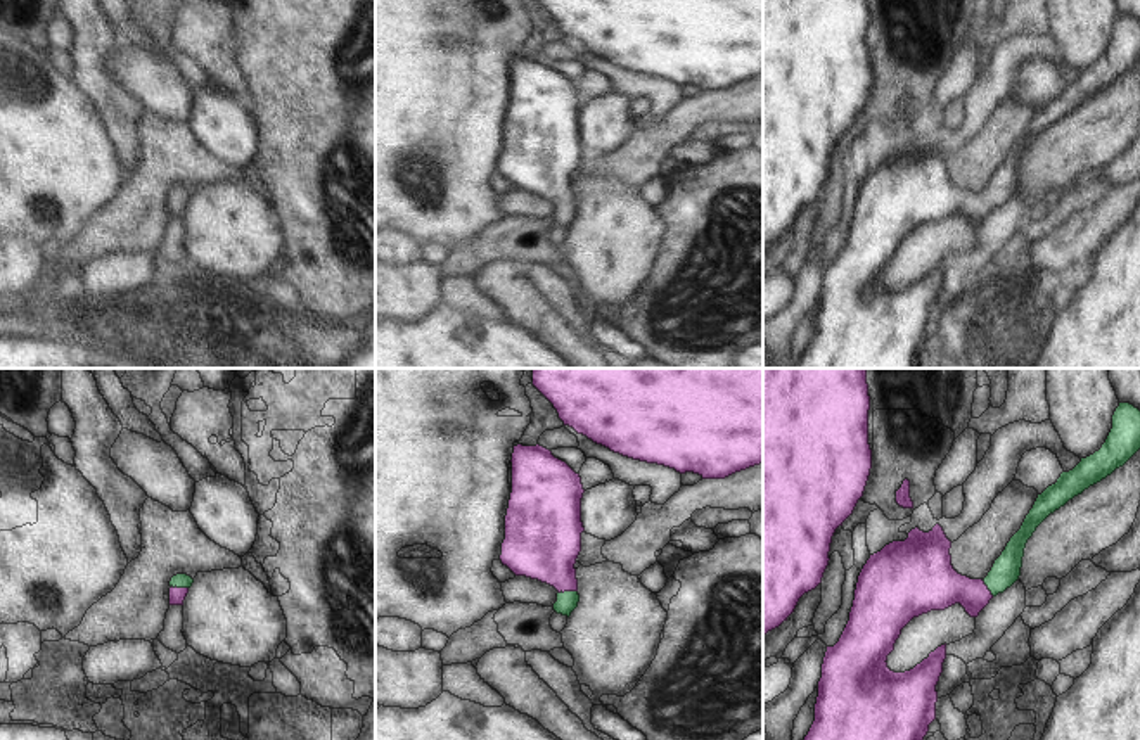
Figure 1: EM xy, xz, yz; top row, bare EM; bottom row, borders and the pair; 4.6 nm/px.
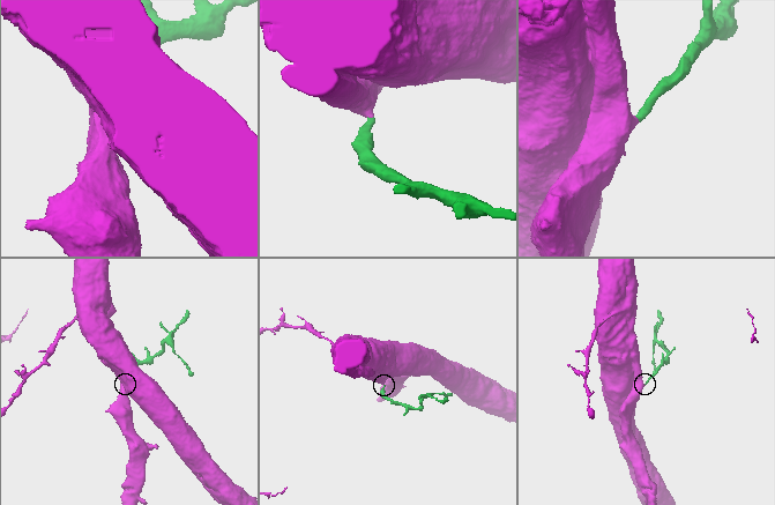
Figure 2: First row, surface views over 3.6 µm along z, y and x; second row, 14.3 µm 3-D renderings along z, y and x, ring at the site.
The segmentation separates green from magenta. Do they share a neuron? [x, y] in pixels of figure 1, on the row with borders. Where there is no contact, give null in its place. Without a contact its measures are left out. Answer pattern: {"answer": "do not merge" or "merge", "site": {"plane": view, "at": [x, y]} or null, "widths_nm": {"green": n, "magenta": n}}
{"answer": "merge", "site": {"plane": "xz", "at": [568, 592]}, "widths_nm": {"green": 100, "magenta": 320}}

